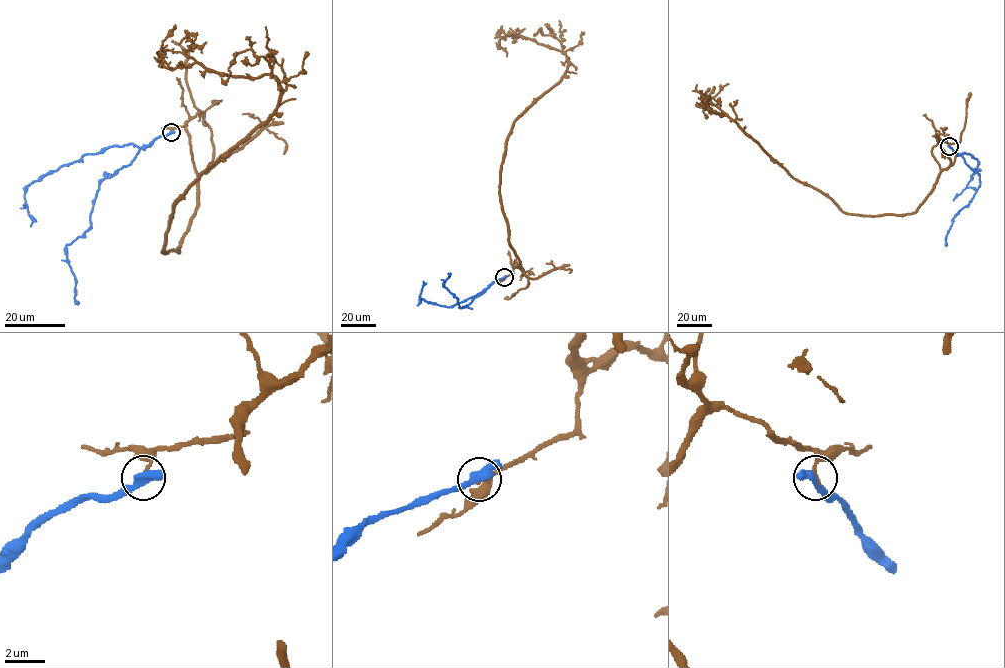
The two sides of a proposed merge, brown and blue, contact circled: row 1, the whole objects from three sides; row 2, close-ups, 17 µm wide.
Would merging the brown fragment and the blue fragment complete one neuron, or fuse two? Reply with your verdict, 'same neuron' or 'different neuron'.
different neuron

